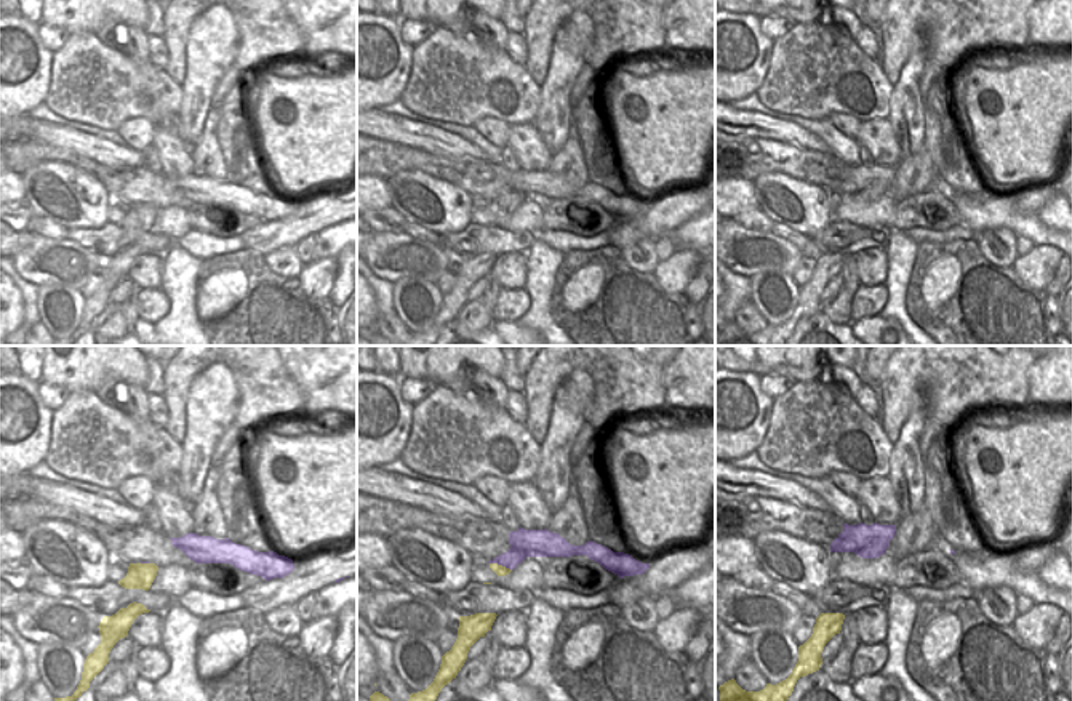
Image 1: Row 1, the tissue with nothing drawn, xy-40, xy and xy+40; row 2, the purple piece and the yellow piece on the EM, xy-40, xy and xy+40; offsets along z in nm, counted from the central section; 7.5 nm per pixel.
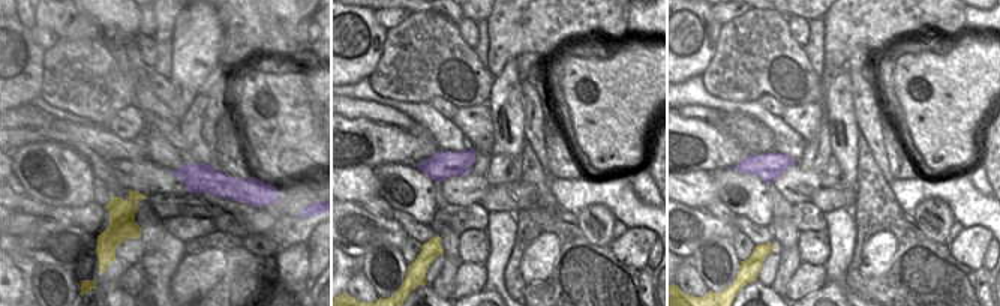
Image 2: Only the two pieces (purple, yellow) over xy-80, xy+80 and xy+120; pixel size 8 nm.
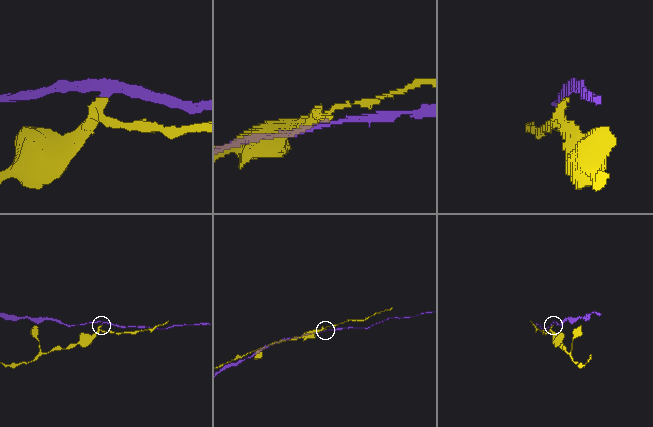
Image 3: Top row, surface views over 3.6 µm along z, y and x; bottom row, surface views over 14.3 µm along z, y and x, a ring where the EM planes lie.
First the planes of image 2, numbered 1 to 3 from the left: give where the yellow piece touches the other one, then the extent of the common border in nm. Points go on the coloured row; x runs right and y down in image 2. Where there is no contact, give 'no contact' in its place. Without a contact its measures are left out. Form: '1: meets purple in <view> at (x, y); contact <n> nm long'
1: no contact
2: no contact
3: no contact

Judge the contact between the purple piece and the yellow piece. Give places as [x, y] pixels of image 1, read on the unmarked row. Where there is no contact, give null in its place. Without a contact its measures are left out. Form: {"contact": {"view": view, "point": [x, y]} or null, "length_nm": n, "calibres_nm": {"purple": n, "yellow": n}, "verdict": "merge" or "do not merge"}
{"contact": {"view": "xy", "point": [501, 205]}, "length_nm": 180, "calibres_nm": {"purple": 220, "yellow": 90}, "verdict": "do not merge"}

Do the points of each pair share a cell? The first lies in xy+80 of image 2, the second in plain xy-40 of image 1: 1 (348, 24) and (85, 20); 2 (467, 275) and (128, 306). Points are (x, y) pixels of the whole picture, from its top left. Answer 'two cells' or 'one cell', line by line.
1: two cells
2: two cells

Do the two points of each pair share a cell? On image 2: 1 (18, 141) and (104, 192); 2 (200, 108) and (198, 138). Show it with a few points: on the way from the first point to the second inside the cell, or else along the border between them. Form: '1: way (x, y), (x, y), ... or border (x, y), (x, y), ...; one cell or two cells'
1: border (98, 182), (102, 182), (113, 194); two cells
2: way (197, 116), (197, 131); one cell

